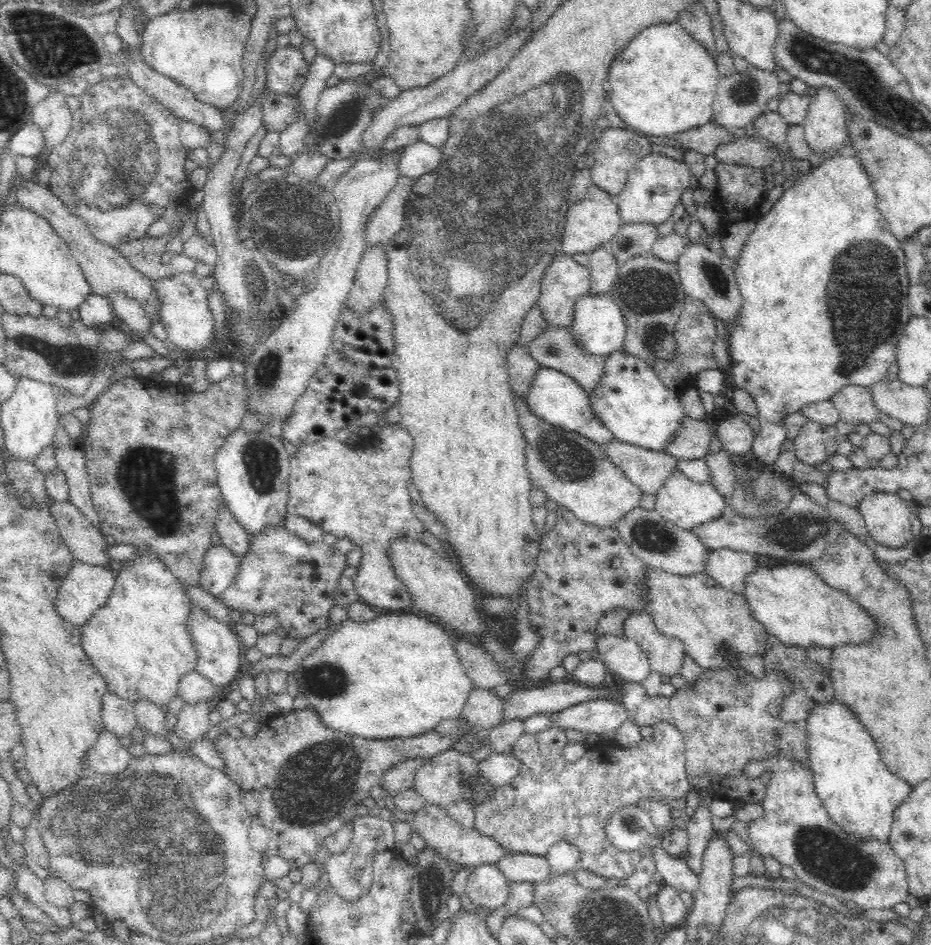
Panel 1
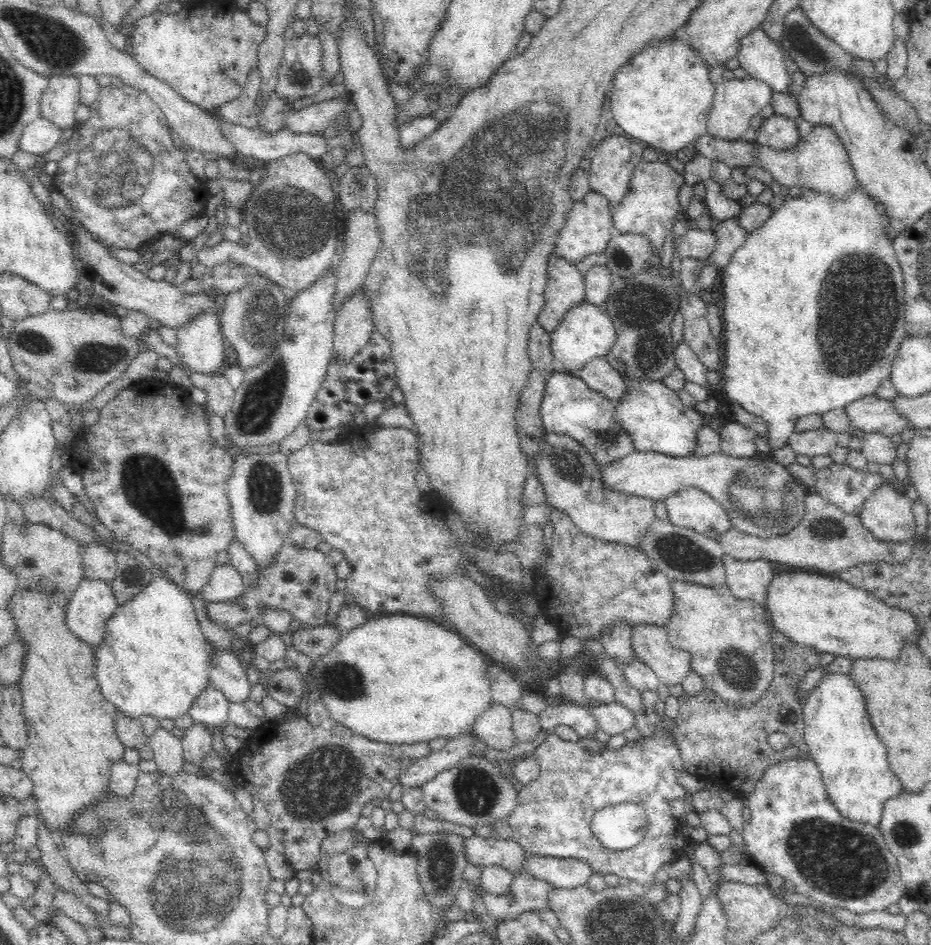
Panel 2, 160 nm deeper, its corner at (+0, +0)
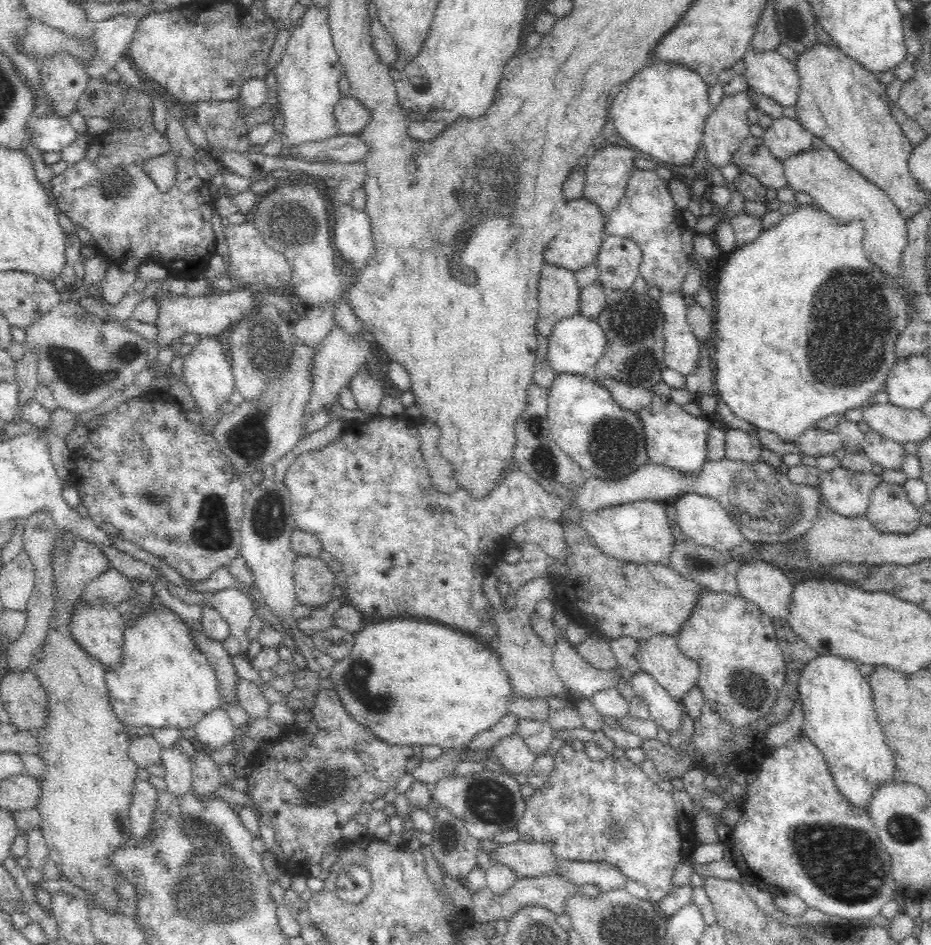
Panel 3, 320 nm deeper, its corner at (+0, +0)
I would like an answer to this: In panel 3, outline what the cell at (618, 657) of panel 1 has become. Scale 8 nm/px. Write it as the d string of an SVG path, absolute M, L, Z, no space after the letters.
M641 670L633 673L629 684L634 689L635 696L647 704L649 715L658 727L662 727L669 735L681 731L683 720L680 706L653 676Z

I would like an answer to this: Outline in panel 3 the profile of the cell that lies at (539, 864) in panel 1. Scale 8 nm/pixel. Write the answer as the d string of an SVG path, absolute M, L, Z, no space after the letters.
M558 860L556 874L568 879L578 888L585 884L596 885L604 893L625 888L628 878L607 862L580 862L579 860Z

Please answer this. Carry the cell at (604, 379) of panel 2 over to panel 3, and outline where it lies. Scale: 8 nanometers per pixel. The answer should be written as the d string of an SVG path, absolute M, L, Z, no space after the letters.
M600 378L597 382L610 391L616 402L626 410L639 411L650 406L652 402L651 390L643 386L632 386L613 378Z

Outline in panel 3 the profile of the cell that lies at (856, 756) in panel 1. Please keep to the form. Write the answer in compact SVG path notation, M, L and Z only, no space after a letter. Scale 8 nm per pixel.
M818 655L810 659L803 667L798 679L799 693L803 720L803 735L810 737L812 743L824 755L836 783L836 789L852 803L852 805L866 809L875 788L884 783L895 780L894 756L888 744L884 742L884 734L878 722L878 715L873 705L872 689L856 663L852 659L836 655Z

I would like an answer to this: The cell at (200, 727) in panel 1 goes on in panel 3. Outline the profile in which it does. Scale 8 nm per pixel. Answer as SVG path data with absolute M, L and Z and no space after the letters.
M194 741L195 756L192 765L191 789L202 796L218 796L218 786L224 782L219 765L214 762L210 751Z

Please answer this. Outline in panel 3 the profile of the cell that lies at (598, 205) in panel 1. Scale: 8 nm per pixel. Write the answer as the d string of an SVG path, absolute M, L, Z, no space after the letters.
M583 197L567 200L566 216L559 226L557 235L551 240L547 250L544 250L545 263L566 268L575 273L595 262L605 236L605 222L606 216L600 212L595 202L590 202Z

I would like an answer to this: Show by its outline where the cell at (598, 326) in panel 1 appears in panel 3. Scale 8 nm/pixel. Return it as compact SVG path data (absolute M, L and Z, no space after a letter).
M579 313L556 322L552 334L547 339L549 342L547 361L557 375L564 373L590 374L592 367L604 354L606 344L606 335L600 328L597 319L582 316Z

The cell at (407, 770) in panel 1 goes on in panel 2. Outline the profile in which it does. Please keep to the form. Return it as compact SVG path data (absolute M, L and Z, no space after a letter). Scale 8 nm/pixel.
M473 734L449 739L441 750L432 751L404 768L396 782L403 787L421 787L440 771L452 768L460 760L471 756L474 742L476 737Z

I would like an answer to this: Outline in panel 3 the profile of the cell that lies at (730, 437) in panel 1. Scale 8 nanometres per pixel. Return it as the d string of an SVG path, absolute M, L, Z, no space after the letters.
M725 428L725 458L740 463L756 463L761 459L763 445L756 434Z

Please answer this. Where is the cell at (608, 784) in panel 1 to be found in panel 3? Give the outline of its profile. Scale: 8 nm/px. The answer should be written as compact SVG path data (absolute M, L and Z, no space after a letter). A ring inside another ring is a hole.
M563 744L554 754L554 771L546 784L536 788L531 797L524 798L524 803L524 814L516 826L521 840L544 843L561 860L607 862L616 866L628 880L644 885L650 900L655 903L674 890L672 876L696 843L692 821L680 810L672 792L660 789L627 755L614 759L608 755L603 761L596 761L587 757L584 751ZM618 822L623 828L621 837L610 837L608 826Z

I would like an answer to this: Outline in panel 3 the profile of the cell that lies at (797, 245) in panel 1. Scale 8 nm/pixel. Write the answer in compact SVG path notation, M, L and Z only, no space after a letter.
M817 204L798 205L793 212L783 215L778 224L760 233L751 244L736 248L722 270L716 284L716 302L714 304L714 336L712 344L716 348L716 394L724 400L738 418L746 420L760 430L776 433L783 442L794 442L796 437L807 428L816 425L818 420L831 414L843 414L852 408L866 405L868 399L877 392L885 390L888 373L896 358L896 340L908 324L906 316L908 304L905 301L904 287L899 280L884 274L873 262L870 262L863 248L864 223L861 220L838 222Z

